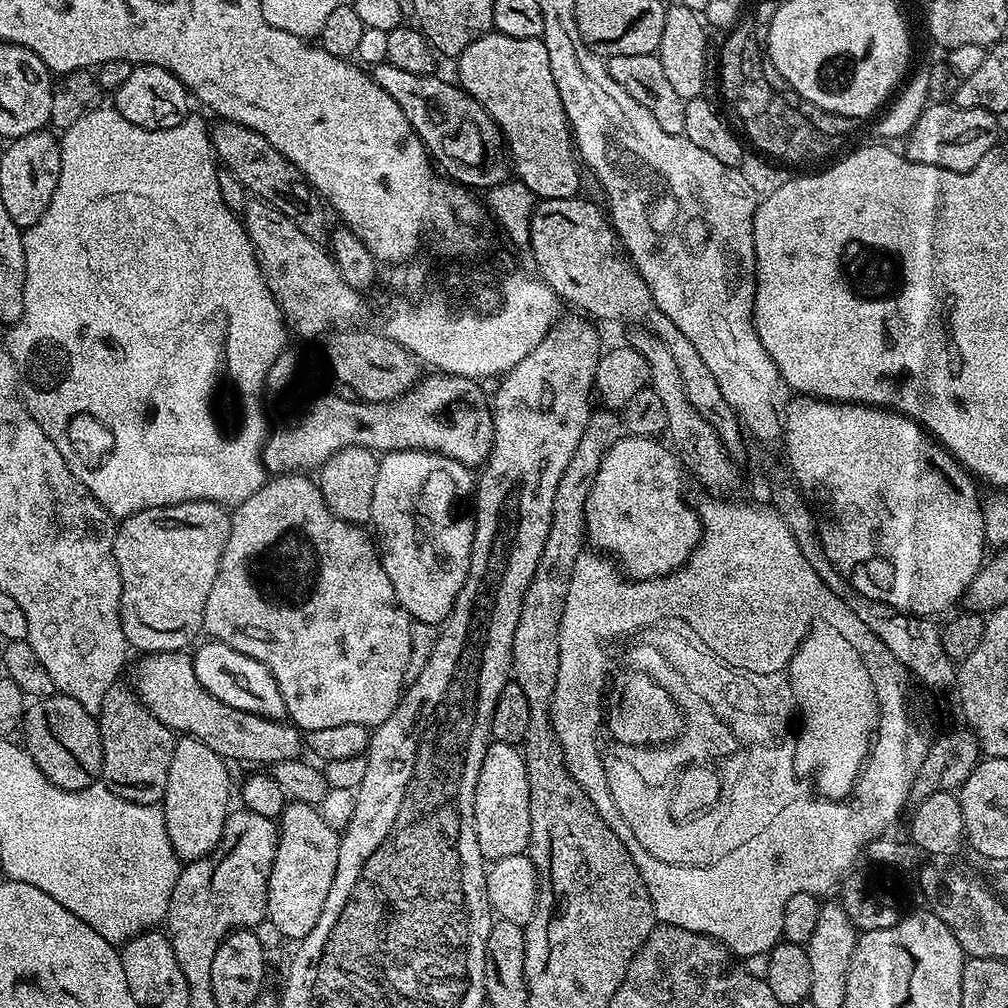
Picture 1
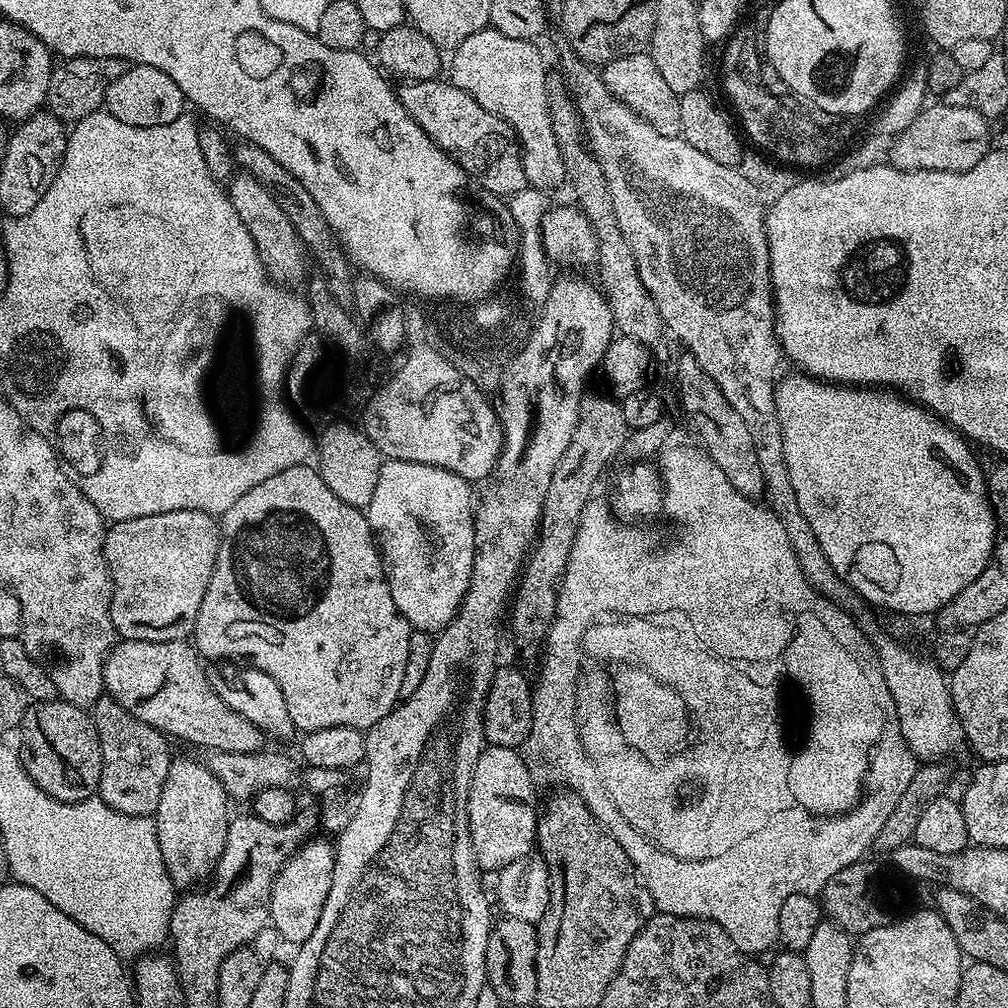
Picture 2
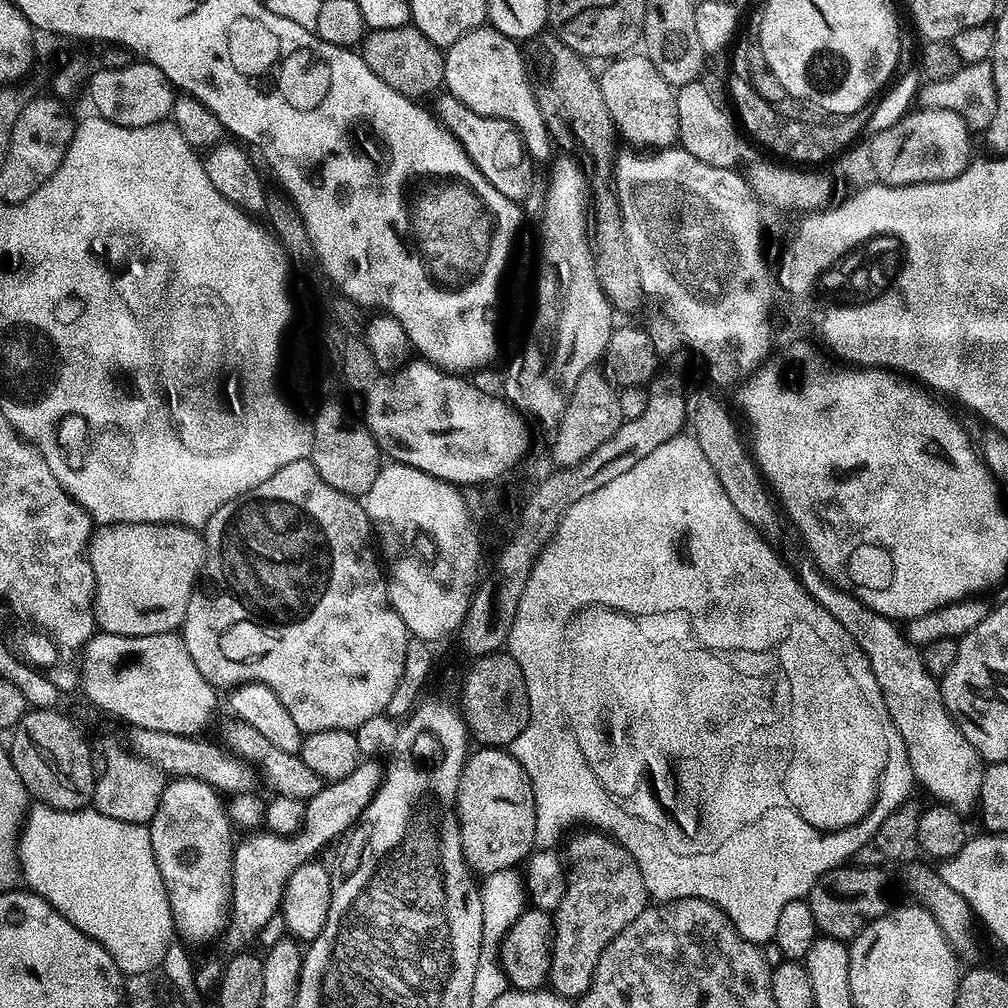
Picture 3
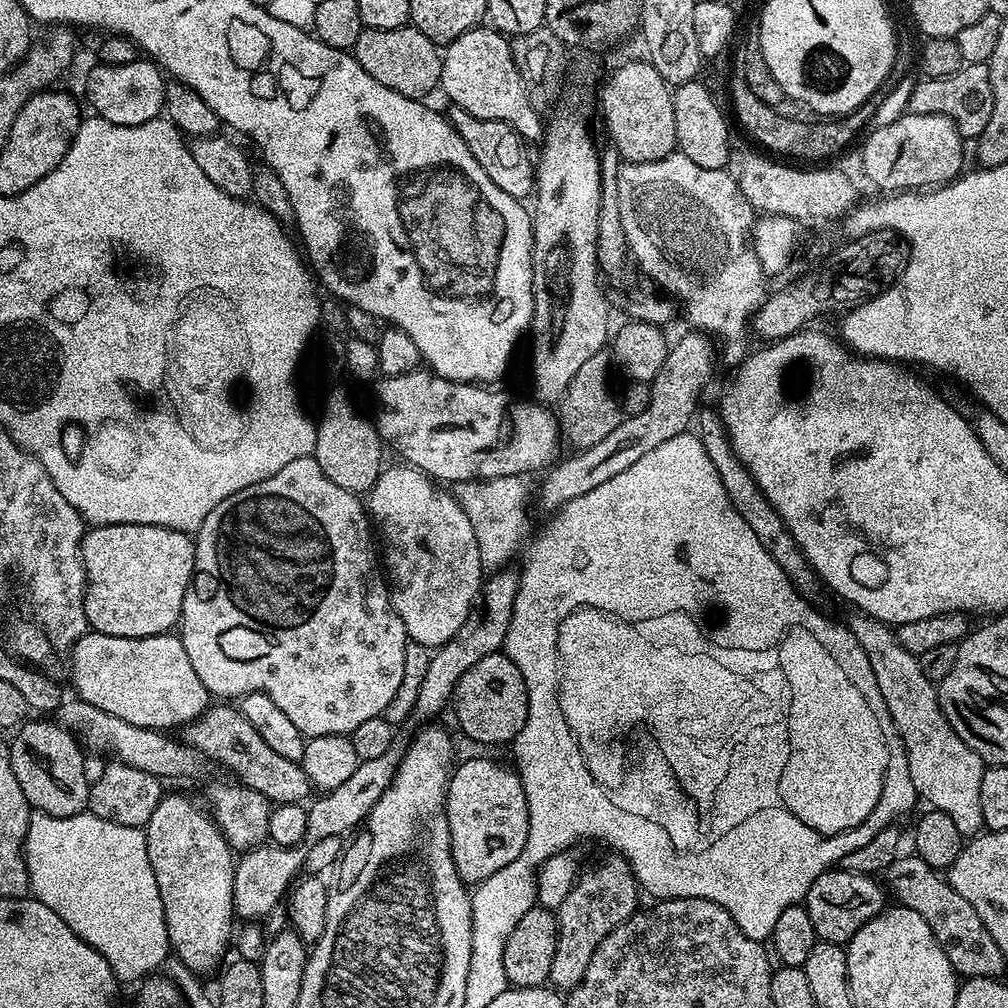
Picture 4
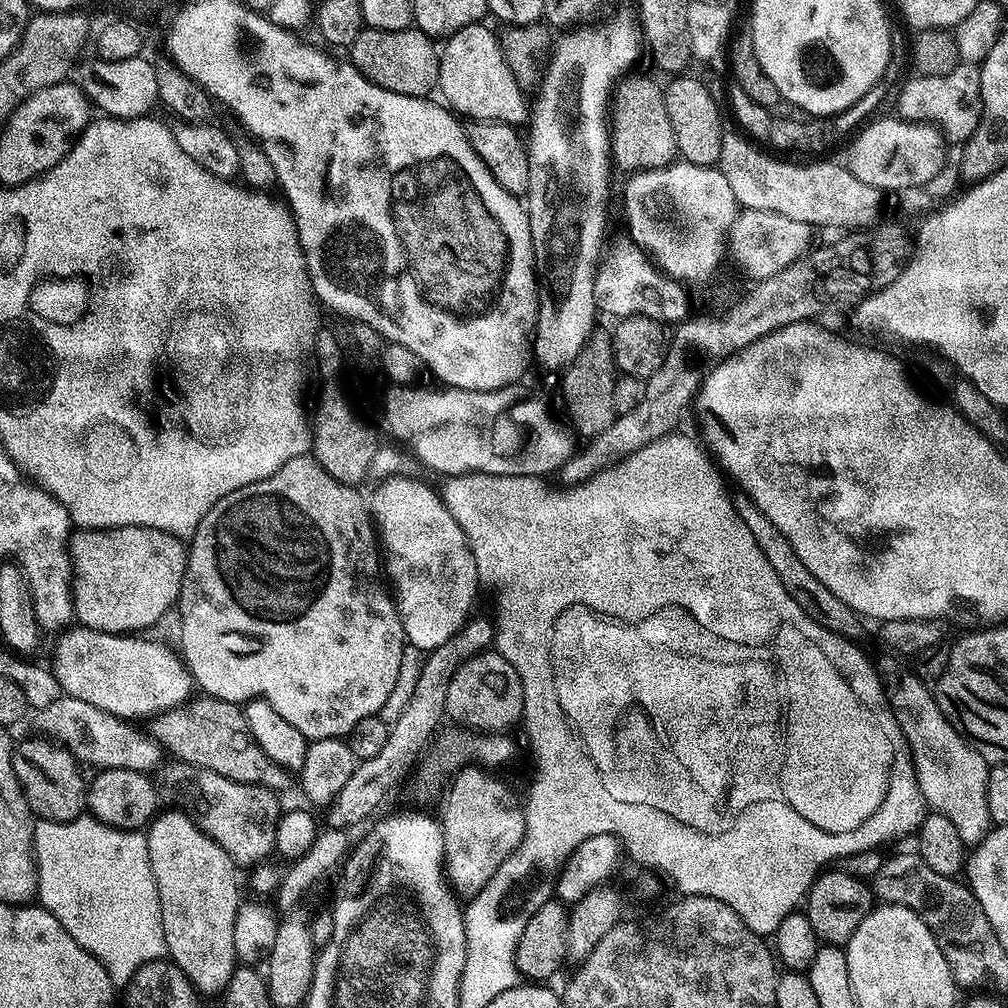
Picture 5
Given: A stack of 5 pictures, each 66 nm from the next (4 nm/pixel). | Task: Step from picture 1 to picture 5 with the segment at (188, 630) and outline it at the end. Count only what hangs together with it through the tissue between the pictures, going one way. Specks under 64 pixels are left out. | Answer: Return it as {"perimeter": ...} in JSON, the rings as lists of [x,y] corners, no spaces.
{"perimeter":[[[122,526],[121,528],[90,528],[87,530],[76,530],[69,535],[66,545],[68,558],[72,567],[72,611],[75,619],[85,628],[93,628],[99,632],[111,632],[113,634],[136,634],[139,628],[148,628],[156,624],[168,612],[168,607],[173,607],[174,602],[180,599],[180,587],[184,581],[184,568],[188,565],[188,554],[183,539],[170,535],[157,528],[139,528],[138,526]]]}

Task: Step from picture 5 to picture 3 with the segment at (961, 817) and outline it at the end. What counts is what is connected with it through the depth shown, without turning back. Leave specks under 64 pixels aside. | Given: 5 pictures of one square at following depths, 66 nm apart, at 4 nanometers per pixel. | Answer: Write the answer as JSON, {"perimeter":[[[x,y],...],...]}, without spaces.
{"perimeter":[[[805,554],[794,564],[796,576],[802,586],[816,601],[858,642],[872,667],[874,678],[880,687],[880,699],[886,702],[886,710],[906,746],[908,761],[912,767],[912,779],[922,784],[933,797],[933,801],[947,804],[961,814],[977,807],[982,786],[982,774],[986,764],[981,760],[978,750],[966,742],[966,734],[958,730],[954,718],[946,710],[940,693],[940,680],[930,674],[924,665],[924,653],[916,647],[903,631],[887,616],[870,610],[854,594],[832,583],[821,572],[811,555]]]}

